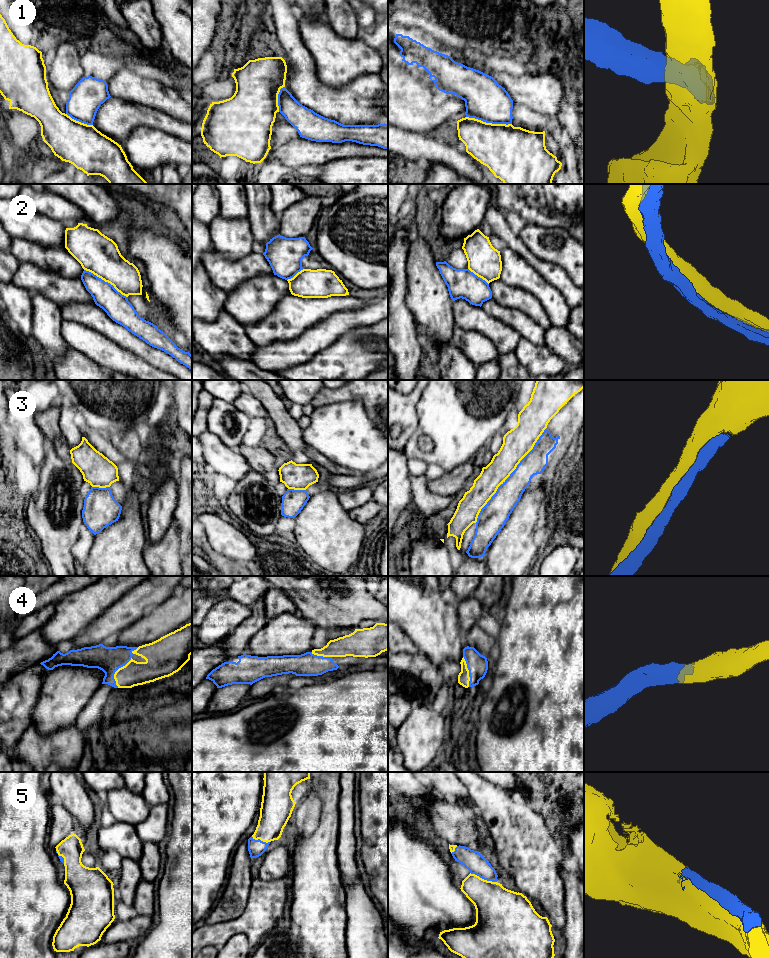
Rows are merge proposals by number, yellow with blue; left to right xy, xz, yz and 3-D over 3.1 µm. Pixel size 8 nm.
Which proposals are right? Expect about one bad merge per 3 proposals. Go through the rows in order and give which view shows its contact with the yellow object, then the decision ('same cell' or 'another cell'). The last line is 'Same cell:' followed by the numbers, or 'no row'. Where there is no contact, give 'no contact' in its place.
1: yz | another cell
2: xy | another cell
3: yz | same cell
4: xy | same cell
5: yz | same cell
Same cell: 3, 4, 5

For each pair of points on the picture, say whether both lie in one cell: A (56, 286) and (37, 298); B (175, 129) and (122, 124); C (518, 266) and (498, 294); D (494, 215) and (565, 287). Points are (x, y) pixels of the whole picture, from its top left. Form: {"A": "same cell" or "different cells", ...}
{"A": "different cells", "B": "same cell", "C": "different cells", "D": "same cell"}

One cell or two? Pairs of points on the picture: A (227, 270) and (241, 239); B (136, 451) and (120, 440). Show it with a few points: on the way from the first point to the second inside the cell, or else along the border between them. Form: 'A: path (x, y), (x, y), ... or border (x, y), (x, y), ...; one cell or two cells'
A: border (214, 248), (228, 260), (239, 260), (254, 251); two cells
B: path (132, 449), (124, 442); one cell

